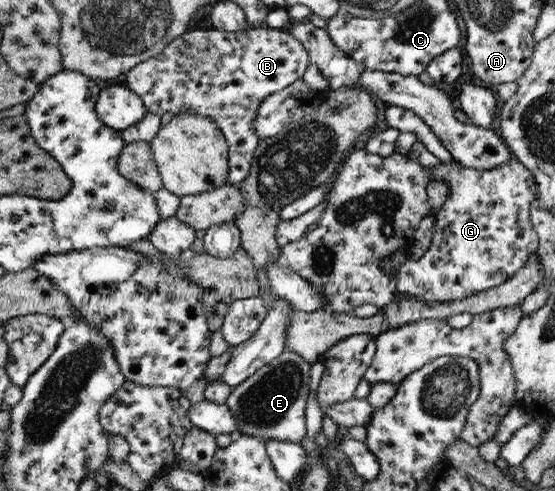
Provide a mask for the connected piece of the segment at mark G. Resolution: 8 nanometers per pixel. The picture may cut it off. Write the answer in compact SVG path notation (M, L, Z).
M515 157L509 163L485 171L463 167L457 161L427 168L431 170L431 181L447 183L450 193L438 211L431 212L435 216L435 228L427 253L416 260L407 259L399 267L396 293L401 297L411 295L413 299L425 303L450 302L472 298L475 293L487 291L515 276L529 260L529 254L539 247L538 235L530 219L532 201L538 190L535 175Z

